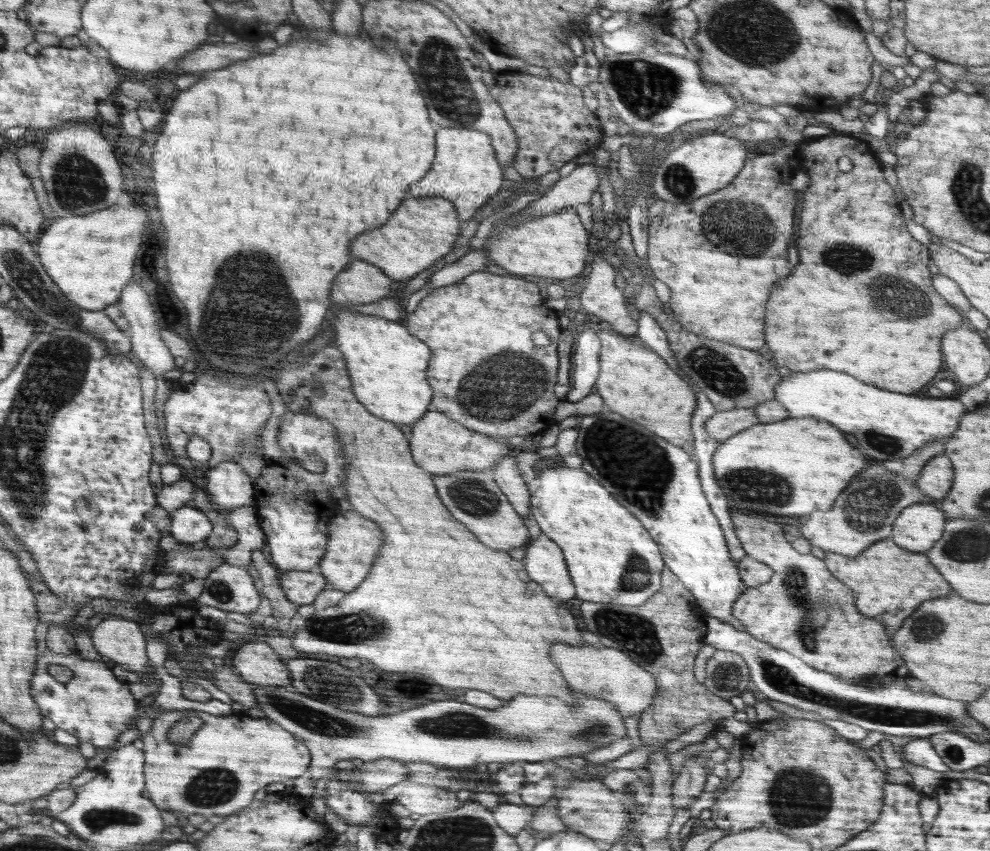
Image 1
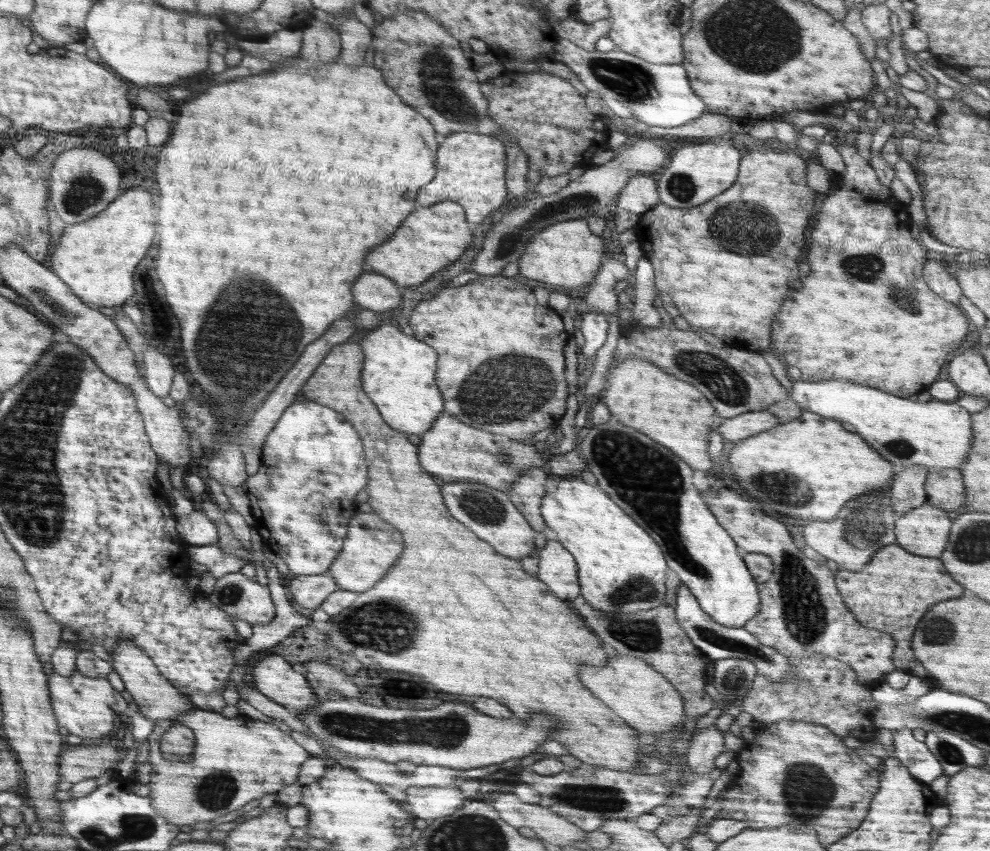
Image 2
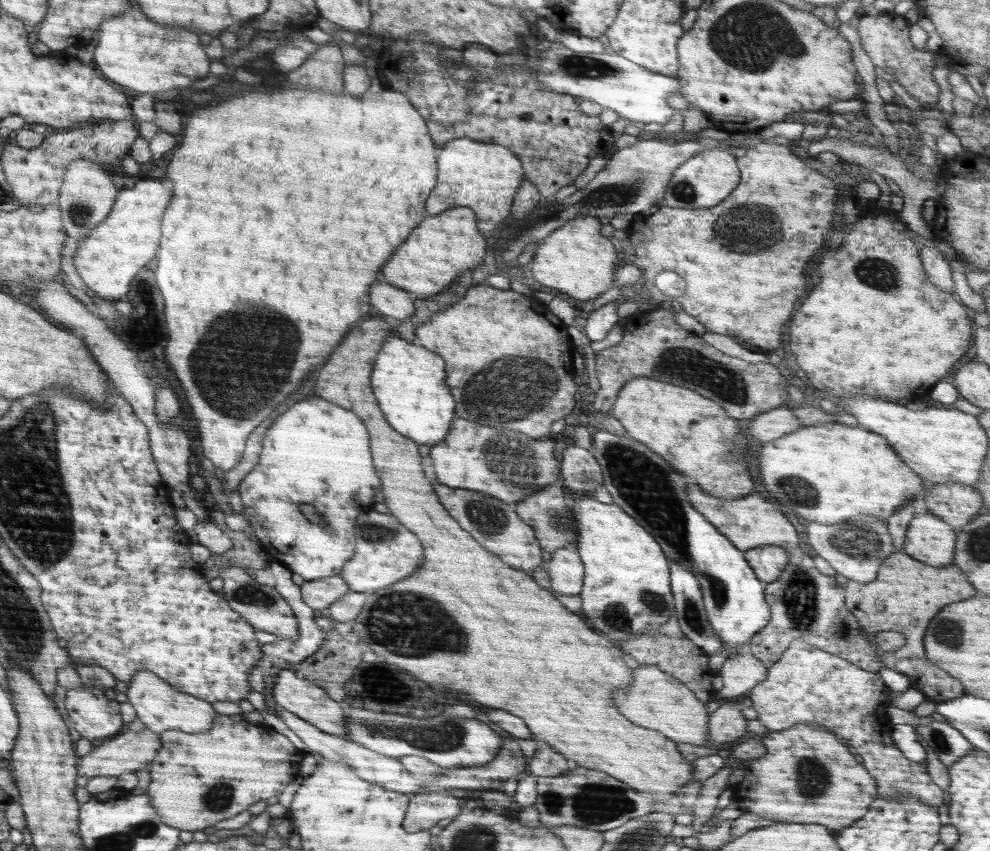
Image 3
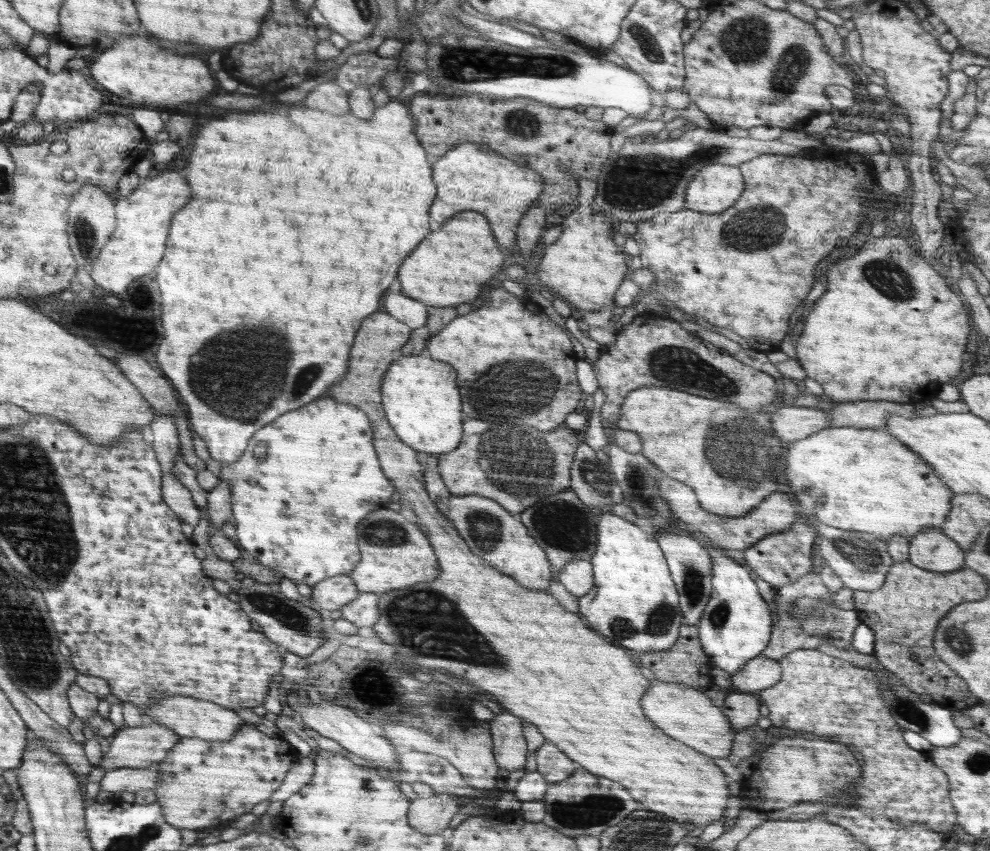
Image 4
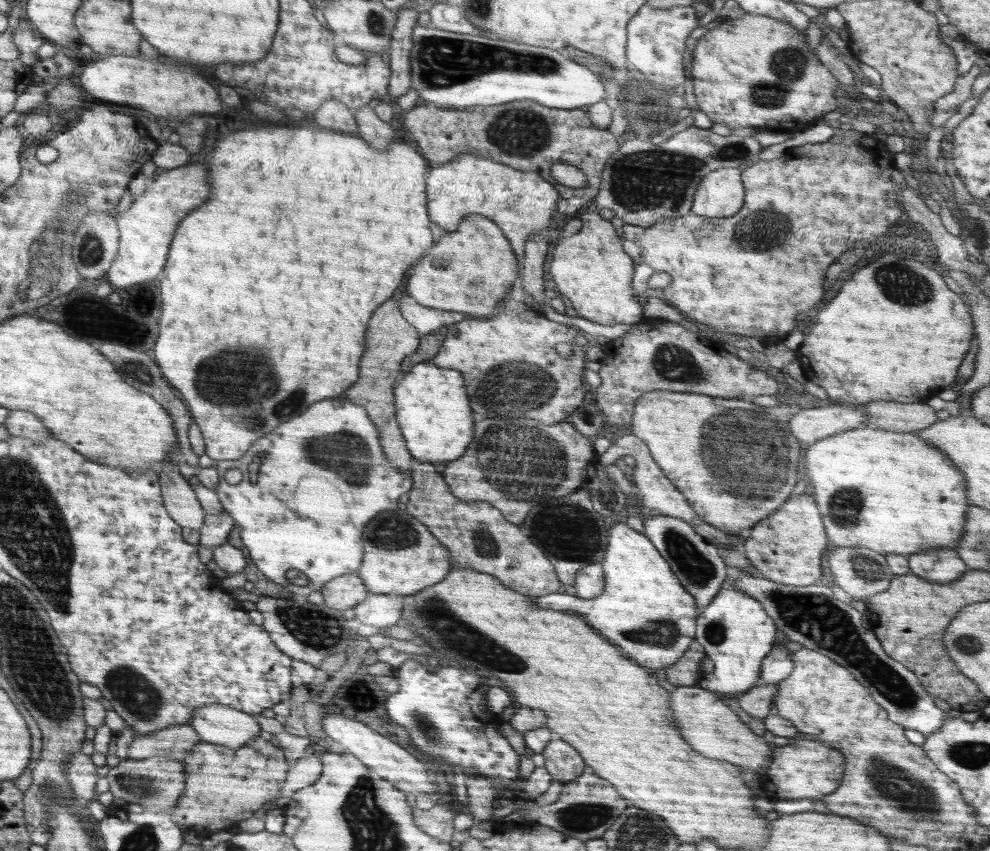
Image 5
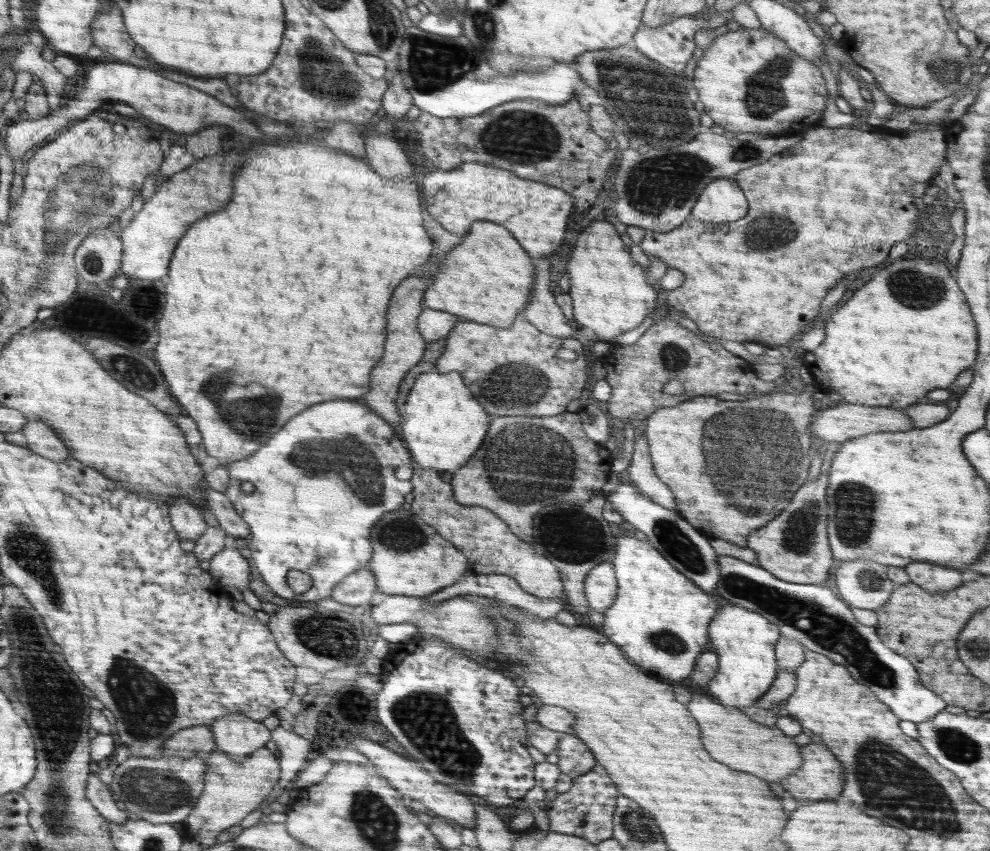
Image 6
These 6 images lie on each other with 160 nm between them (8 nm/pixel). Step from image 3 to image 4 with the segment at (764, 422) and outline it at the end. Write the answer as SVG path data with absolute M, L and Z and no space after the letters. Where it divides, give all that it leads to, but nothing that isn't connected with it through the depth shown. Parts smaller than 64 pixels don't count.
M784 406L770 416L776 436L784 442L796 442L830 427L828 414L810 406Z

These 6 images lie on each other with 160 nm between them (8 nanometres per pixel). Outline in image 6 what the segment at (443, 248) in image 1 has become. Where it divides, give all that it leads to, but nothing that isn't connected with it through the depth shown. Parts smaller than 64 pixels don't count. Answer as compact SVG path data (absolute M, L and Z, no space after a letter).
M480 220L470 227L464 242L434 266L434 284L428 288L424 304L480 324L510 328L530 300L532 282L534 264L512 233L501 224Z

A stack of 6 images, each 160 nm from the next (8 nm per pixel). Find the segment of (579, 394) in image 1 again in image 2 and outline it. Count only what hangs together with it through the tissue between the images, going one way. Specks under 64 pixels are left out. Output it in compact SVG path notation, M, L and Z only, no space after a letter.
M590 311L584 314L580 324L580 332L584 335L585 343L579 349L580 356L593 359L599 348L602 348L608 332L608 315L598 311Z

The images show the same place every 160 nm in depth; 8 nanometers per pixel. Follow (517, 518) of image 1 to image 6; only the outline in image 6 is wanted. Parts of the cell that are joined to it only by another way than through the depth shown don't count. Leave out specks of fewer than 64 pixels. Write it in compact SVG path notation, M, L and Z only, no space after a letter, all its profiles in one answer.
M414 465L411 483L415 484L411 511L427 521L440 536L447 538L468 559L469 572L510 576L528 594L550 600L564 596L563 584L548 557L532 543L520 540L496 513L480 506L463 506L455 501L450 483L442 481L439 471Z

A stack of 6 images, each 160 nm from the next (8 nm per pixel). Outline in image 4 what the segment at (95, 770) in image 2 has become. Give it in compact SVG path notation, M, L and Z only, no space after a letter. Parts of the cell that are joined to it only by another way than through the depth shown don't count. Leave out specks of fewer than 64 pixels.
M146 722L142 726L125 726L114 736L110 751L95 765L104 772L117 768L146 768L154 763L162 763L180 736L164 726Z

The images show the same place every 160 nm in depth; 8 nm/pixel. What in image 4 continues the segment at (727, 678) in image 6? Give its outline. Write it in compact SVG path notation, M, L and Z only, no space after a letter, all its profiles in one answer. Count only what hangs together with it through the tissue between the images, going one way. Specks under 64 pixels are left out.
M709 545L705 549L712 563L713 591L696 627L703 651L712 664L732 675L766 648L773 629L771 612L768 603L758 592L756 583L750 578L750 567L727 557L724 548L718 551Z

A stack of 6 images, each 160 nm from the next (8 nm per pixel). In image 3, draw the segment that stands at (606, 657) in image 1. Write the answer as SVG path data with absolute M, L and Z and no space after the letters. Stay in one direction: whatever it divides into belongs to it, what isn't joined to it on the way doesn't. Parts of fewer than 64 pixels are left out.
M643 666L633 670L633 681L626 690L614 696L620 714L632 724L664 734L674 743L688 743L704 747L708 741L708 718L706 704L696 698L688 686L657 666Z

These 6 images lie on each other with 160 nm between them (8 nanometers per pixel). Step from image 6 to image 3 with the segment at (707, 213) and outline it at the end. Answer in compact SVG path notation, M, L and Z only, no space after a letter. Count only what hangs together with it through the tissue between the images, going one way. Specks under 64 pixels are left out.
M702 150L688 158L673 174L668 183L664 198L659 206L672 208L704 209L720 204L737 186L741 177L736 166L736 158L725 150Z

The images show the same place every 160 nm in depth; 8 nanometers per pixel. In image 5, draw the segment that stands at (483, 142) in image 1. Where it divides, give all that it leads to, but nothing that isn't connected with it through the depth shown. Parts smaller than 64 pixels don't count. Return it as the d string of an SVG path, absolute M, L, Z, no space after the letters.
M459 154L446 164L433 166L428 172L428 196L432 196L432 204L428 204L428 208L432 208L432 222L444 230L454 232L458 229L460 221L468 215L482 215L493 220L504 233L506 240L512 244L519 268L524 266L524 245L528 237L548 229L559 199L555 184L544 180L539 173L512 168L491 158L473 154Z

